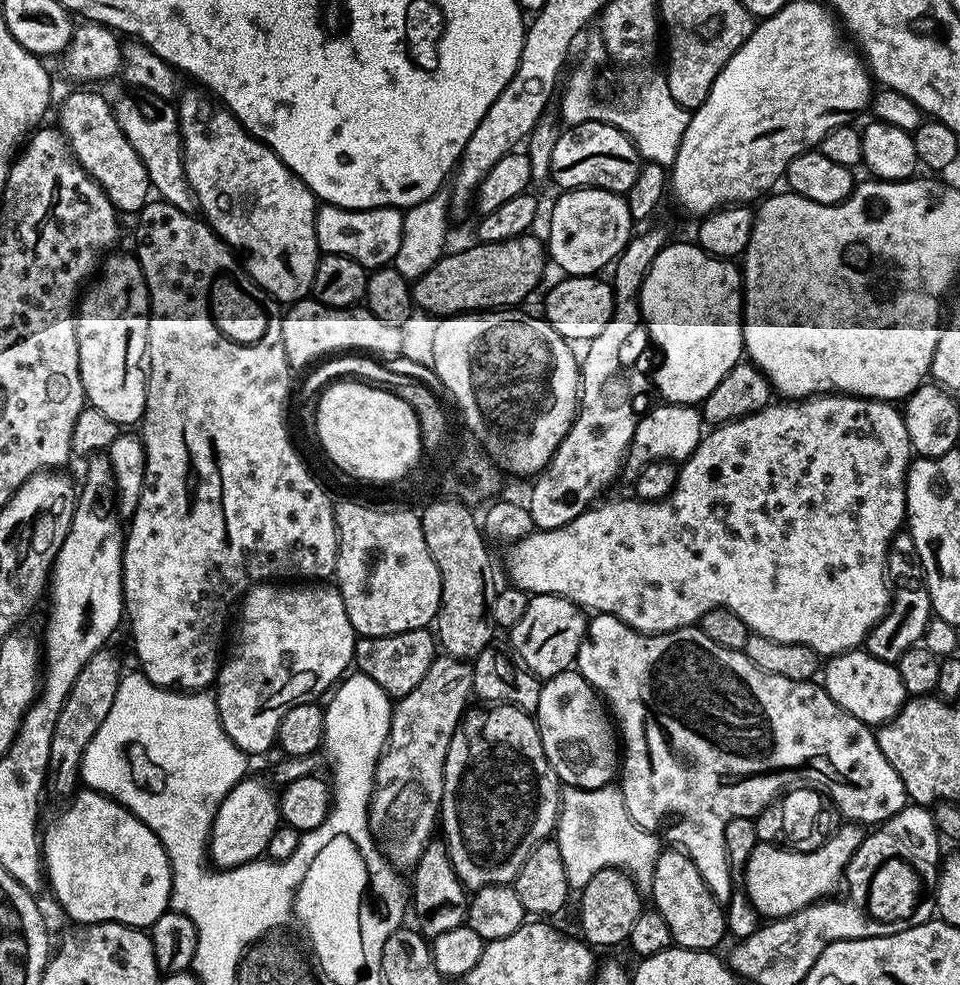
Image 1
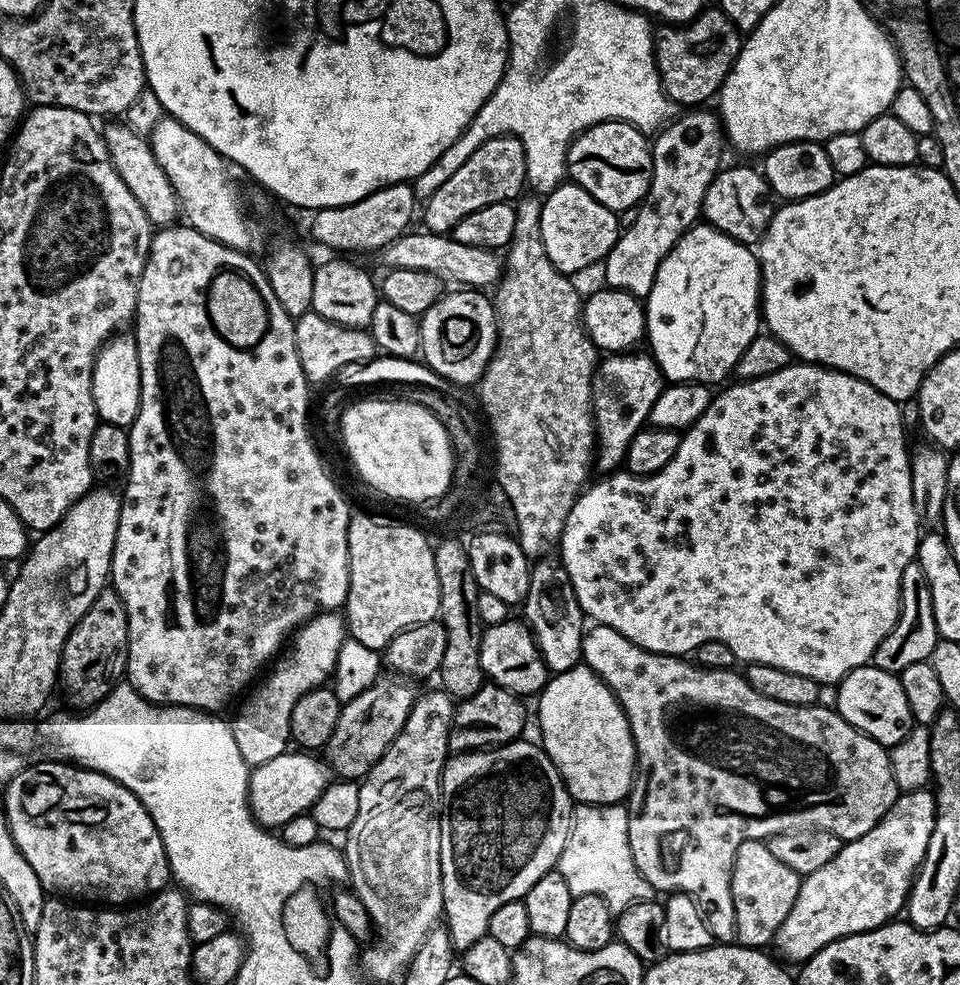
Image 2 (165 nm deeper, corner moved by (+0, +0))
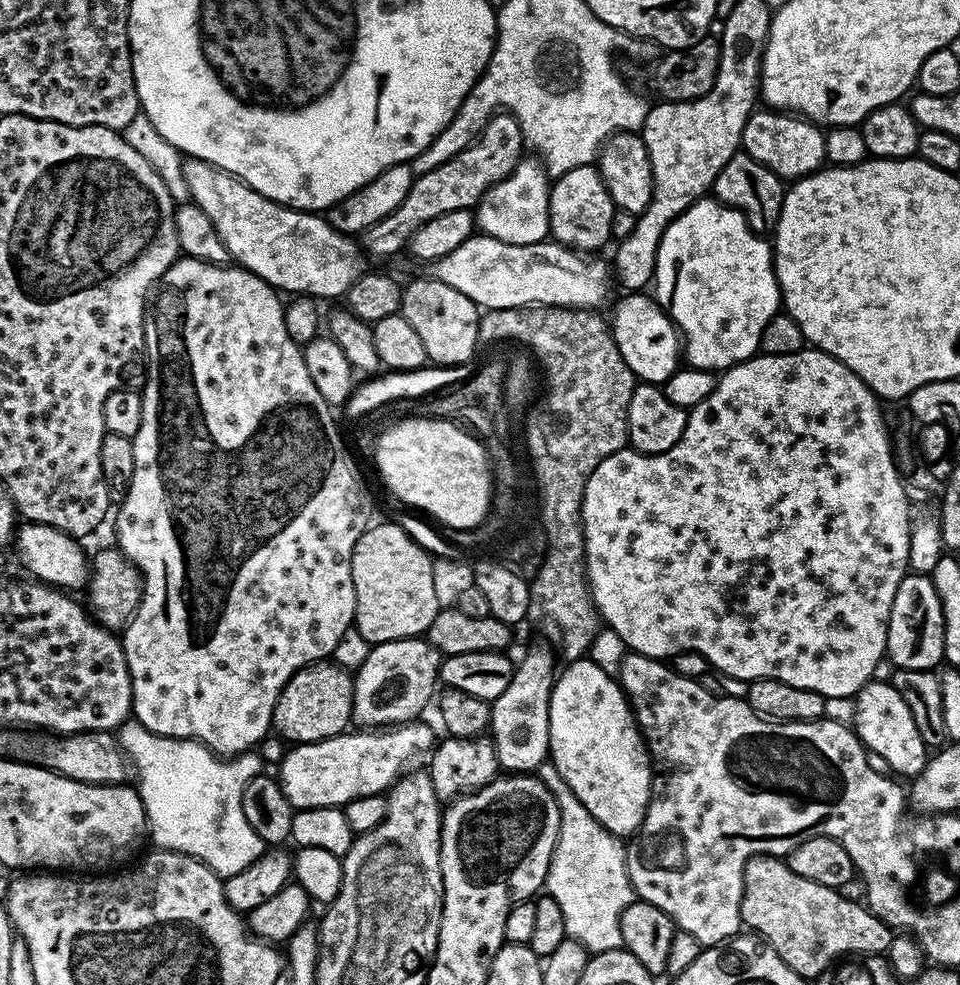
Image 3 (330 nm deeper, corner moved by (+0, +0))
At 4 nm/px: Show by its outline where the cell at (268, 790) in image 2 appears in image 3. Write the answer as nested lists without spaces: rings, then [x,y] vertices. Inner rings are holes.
[[[421,722],[403,723],[387,730],[345,730],[334,738],[319,740],[313,744],[297,744],[289,747],[284,759],[279,761],[278,781],[293,809],[338,808],[354,798],[379,796],[387,793],[392,785],[409,770],[415,769],[420,759],[427,757],[434,747],[432,732]]]

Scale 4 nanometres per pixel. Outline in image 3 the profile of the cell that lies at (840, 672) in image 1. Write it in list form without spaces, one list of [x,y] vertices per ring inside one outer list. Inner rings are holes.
[[[876,678],[865,684],[854,697],[854,720],[855,716],[854,731],[867,751],[884,758],[895,775],[908,776],[907,778],[915,778],[920,775],[921,770],[930,759],[930,752],[922,742],[922,734],[918,734],[918,726],[914,726],[914,718],[910,714],[910,709],[906,707],[906,701],[902,698],[902,694],[898,694],[898,690],[894,690],[891,682],[884,681],[883,684],[880,678]]]

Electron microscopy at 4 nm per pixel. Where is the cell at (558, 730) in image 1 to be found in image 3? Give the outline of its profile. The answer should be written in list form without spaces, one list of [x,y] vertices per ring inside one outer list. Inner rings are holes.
[[[590,658],[573,660],[567,667],[564,673],[561,671],[557,675],[550,694],[550,764],[556,767],[555,775],[574,790],[582,806],[586,806],[606,830],[621,838],[631,837],[644,821],[644,812],[652,796],[654,764],[644,735],[640,733],[628,697],[613,673],[602,670],[602,666]]]

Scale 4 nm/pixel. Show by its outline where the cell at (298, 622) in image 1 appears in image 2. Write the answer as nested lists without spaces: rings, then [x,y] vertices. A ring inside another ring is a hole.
[[[339,611],[319,612],[311,616],[291,637],[288,657],[277,659],[276,669],[243,697],[244,705],[237,710],[236,717],[231,717],[230,727],[234,742],[238,742],[238,754],[242,754],[249,766],[270,762],[270,758],[278,758],[278,754],[289,751],[292,735],[290,714],[294,710],[294,702],[298,702],[302,694],[321,687],[327,681],[324,679],[335,673],[338,650],[342,650],[345,639],[346,620]]]

